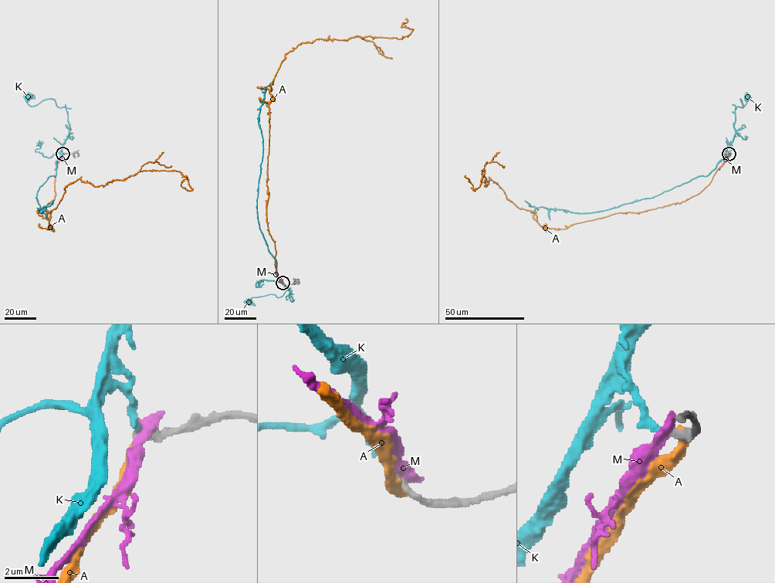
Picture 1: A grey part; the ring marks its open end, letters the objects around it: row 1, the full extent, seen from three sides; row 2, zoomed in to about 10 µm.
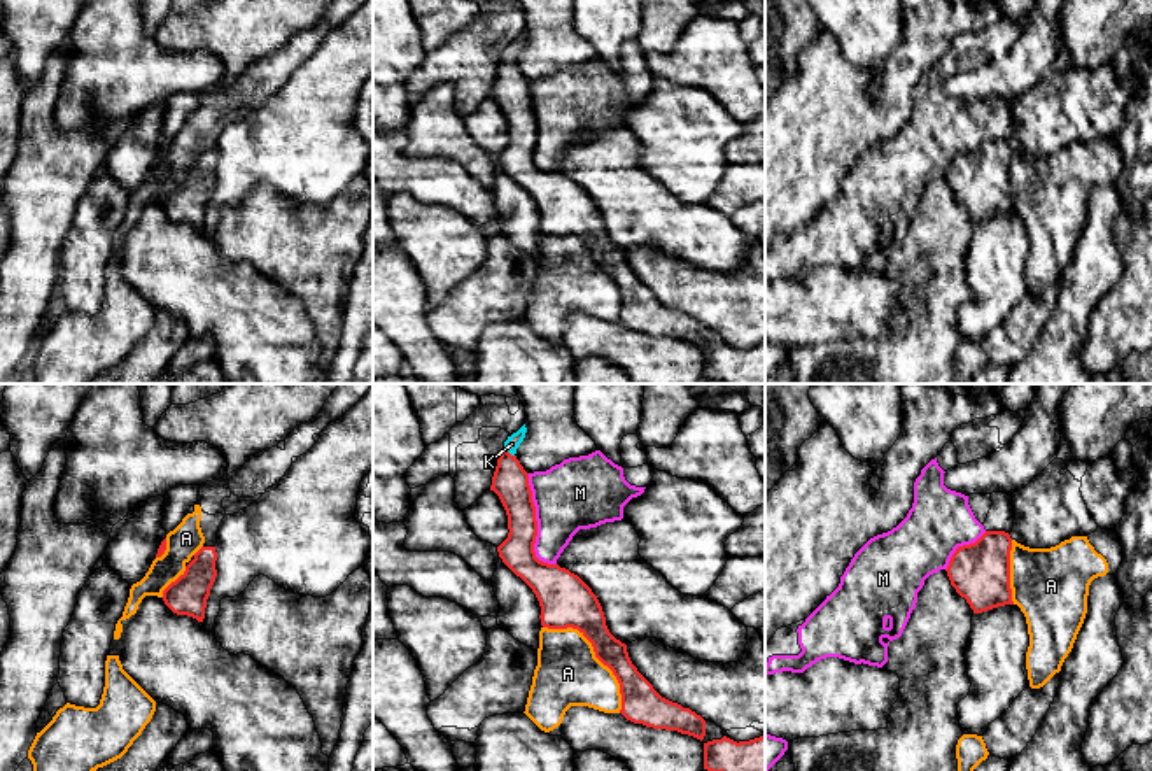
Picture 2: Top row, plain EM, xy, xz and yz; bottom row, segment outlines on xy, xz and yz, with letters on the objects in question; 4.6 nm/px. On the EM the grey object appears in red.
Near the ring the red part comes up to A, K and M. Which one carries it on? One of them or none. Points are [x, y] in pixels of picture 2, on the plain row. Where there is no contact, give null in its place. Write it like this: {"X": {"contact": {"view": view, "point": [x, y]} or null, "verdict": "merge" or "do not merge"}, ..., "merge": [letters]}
{"A": {"contact": {"view": "xz", "point": [596, 261]}, "verdict": "do not merge"}, "K": {"contact": {"view": "xz", "point": [508, 60]}, "verdict": "merge"}, "M": {"contact": {"view": "xz", "point": [536, 132]}, "verdict": "do not merge"}, "merge": ["K"]}

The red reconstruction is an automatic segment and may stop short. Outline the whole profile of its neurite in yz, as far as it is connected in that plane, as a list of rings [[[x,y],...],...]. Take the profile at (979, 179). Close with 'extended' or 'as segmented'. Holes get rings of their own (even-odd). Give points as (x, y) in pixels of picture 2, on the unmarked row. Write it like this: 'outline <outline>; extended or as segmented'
outline [[[986,138],[975,151],[958,154],[947,184],[973,221],[1014,212],[1010,196],[1012,145],[1005,138]]]; as segmented

